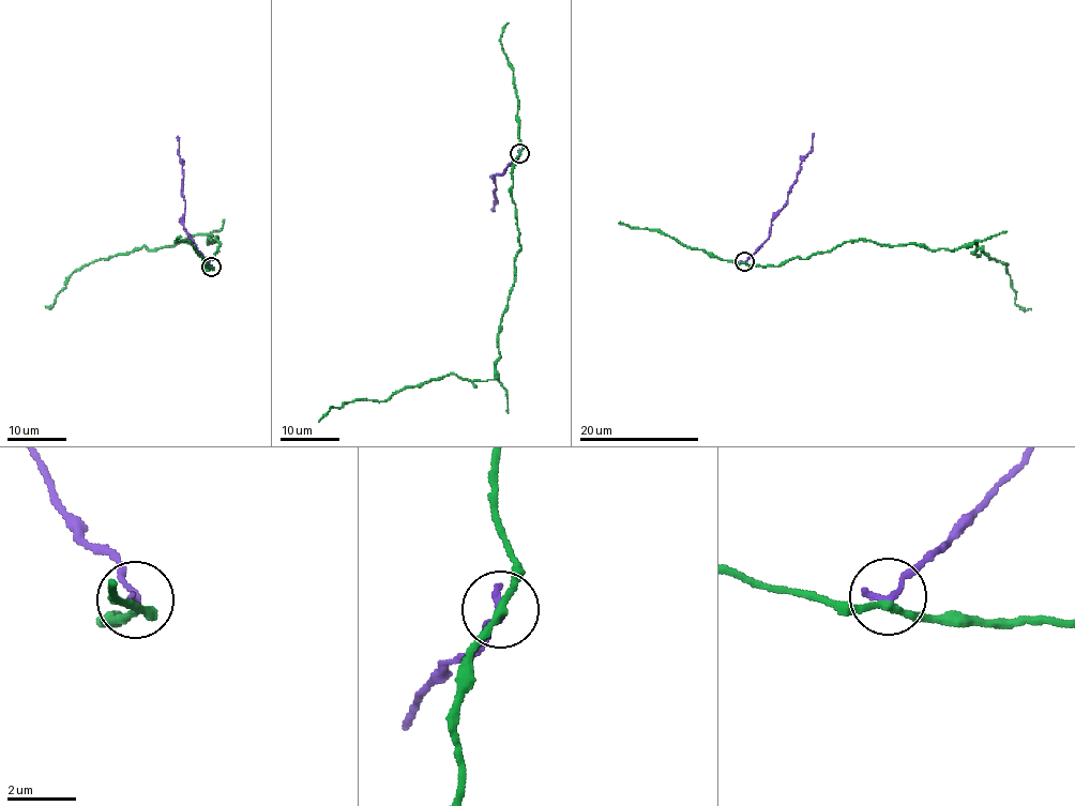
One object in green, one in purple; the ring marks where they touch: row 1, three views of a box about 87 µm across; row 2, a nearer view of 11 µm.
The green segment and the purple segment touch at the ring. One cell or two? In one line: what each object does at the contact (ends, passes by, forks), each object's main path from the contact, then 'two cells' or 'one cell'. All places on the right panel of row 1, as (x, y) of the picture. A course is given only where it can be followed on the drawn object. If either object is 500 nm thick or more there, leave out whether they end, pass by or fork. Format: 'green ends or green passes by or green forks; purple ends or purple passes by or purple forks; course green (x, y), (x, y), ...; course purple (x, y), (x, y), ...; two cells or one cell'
green passes by; purple ends; course green (744, 262), (784, 264), (854, 240), (930, 249), (978, 243), (972, 254), (1007, 262), (1015, 303), (1031, 310); course purple (744, 262), (769, 237), (771, 222), (787, 199), (801, 158), (812, 148), (814, 134); two cells

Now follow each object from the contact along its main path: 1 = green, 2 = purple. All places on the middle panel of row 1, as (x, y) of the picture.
1: (519, 153), (512, 192), (520, 248), (496, 377), (448, 374), (383, 401), (331, 407), (318, 422)
2: (519, 153), (501, 173), (494, 175), (496, 200), (493, 211)

